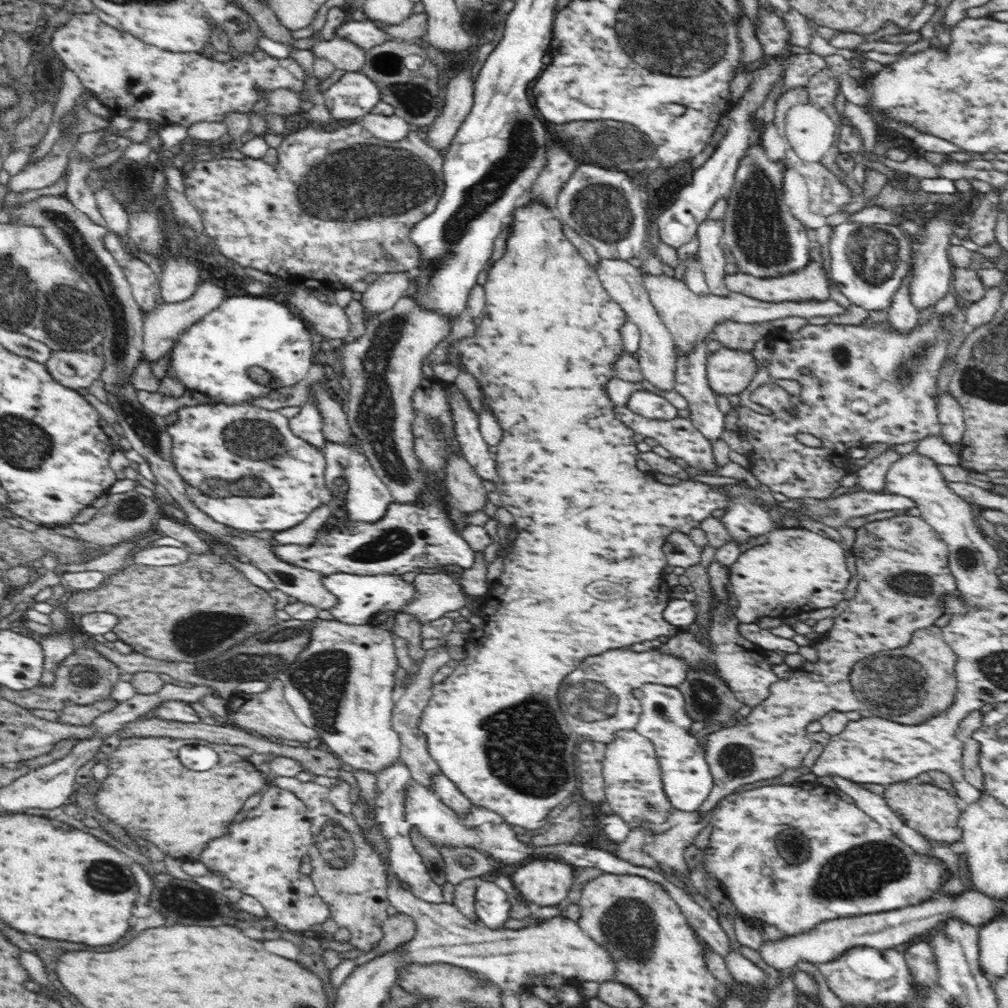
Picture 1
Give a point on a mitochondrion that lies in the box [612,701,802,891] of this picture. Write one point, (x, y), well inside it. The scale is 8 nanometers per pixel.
(737, 760)

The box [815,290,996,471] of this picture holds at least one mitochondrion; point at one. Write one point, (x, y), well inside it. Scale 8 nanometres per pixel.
(905, 372)

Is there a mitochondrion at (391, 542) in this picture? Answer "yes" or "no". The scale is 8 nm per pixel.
yes

